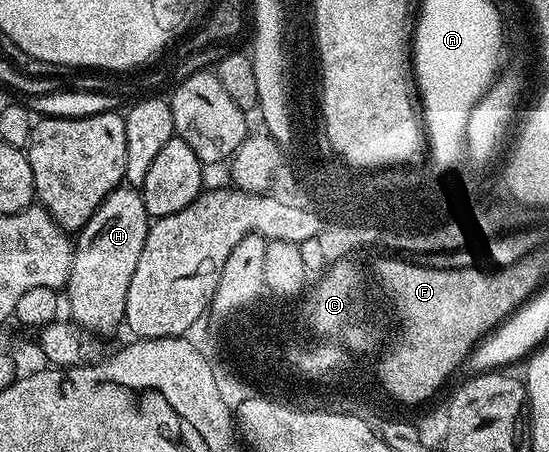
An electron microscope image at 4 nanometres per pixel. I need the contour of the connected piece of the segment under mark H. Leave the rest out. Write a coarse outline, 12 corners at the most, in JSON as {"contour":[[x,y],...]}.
{"contour":[[121,184],[74,238],[66,310],[105,336],[150,219]]}

